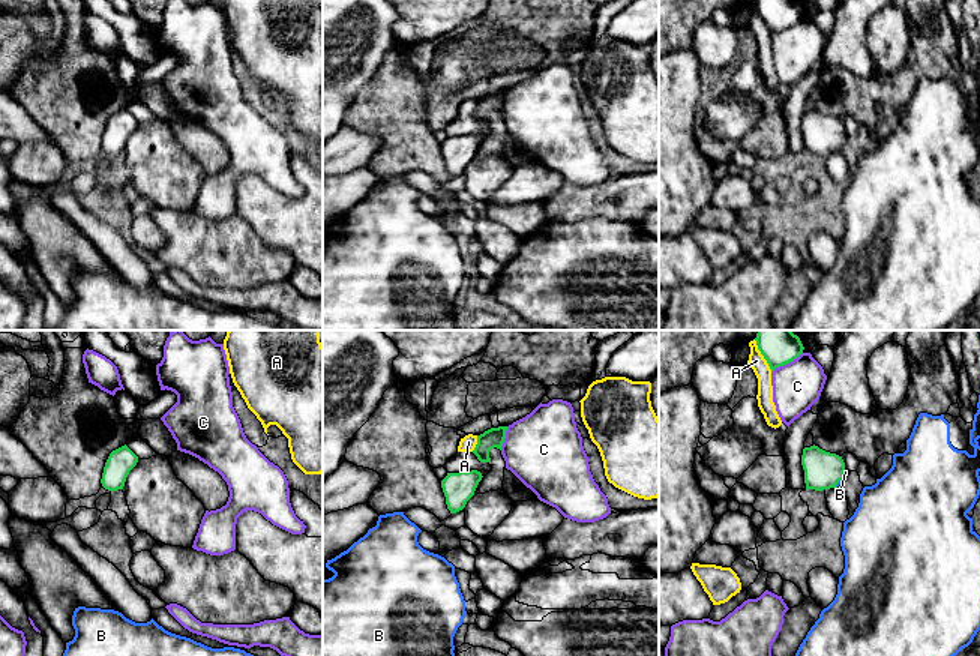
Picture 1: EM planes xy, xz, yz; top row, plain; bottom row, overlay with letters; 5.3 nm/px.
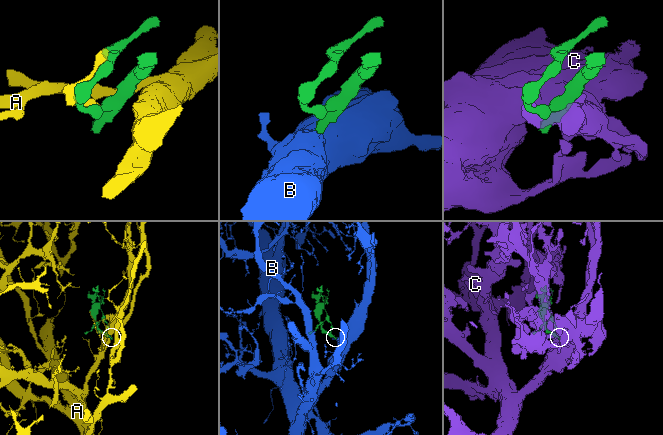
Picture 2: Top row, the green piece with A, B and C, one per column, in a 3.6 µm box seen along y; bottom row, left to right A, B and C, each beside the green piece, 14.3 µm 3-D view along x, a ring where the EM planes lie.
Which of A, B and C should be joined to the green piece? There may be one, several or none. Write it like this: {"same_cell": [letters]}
{"same_cell": ["B"]}

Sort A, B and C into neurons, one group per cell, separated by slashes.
A / B / C

